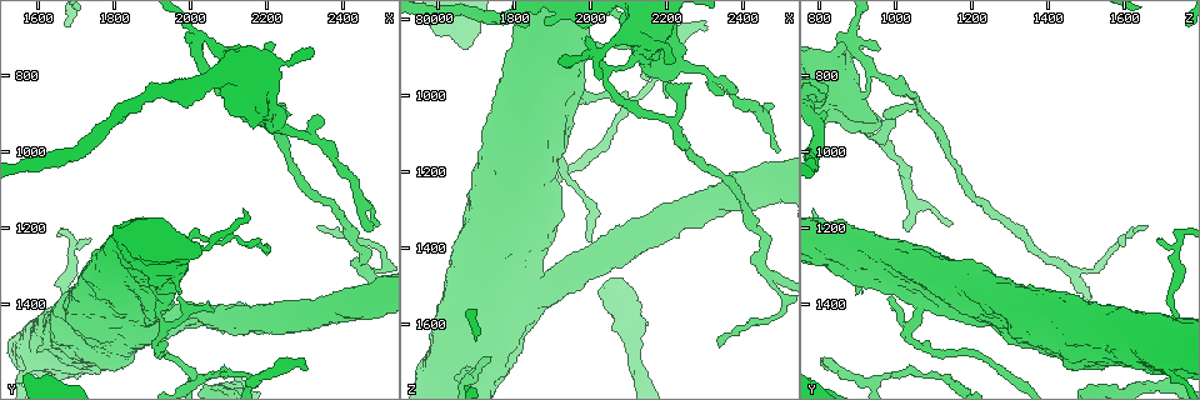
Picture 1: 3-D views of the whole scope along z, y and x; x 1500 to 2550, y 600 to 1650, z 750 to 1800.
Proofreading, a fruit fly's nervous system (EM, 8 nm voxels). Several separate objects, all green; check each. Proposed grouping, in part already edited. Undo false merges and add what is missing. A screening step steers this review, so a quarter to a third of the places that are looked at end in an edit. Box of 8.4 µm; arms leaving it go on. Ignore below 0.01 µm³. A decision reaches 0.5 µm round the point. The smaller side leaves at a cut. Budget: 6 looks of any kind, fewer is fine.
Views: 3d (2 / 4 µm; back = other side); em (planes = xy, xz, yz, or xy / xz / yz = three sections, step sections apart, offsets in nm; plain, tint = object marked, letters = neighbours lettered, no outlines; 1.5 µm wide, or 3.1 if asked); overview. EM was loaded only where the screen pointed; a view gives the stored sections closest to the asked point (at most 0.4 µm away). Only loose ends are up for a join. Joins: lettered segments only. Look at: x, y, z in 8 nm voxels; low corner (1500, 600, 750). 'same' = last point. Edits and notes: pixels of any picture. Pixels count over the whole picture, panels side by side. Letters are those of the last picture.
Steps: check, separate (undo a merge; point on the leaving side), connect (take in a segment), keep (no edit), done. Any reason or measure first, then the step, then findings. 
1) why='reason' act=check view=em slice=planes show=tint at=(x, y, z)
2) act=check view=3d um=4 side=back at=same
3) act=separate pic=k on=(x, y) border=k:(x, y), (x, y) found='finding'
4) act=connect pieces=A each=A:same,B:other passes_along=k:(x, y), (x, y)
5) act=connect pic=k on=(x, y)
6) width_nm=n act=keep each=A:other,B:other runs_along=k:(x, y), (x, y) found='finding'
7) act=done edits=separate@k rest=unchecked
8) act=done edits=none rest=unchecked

why='an open end' act=check view=3d um=2 at=(2060, 1420, 1010)

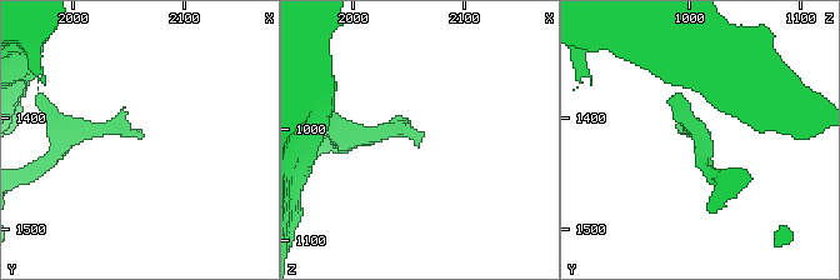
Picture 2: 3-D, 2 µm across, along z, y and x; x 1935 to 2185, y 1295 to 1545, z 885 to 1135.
why='shape alone is not enough' act=check view=em slice=xy step=4 show=tint at=(2062, 1420, 1012)

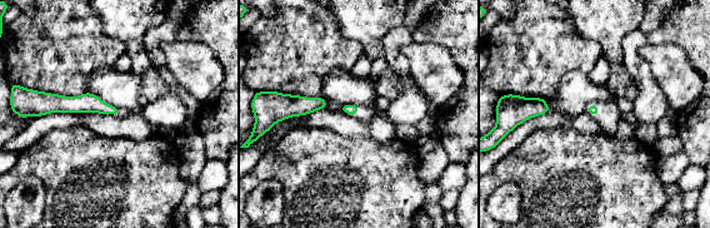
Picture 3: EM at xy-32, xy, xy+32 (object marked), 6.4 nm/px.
why='cut it another way' act=check view=em slice=planes show=letters at=same

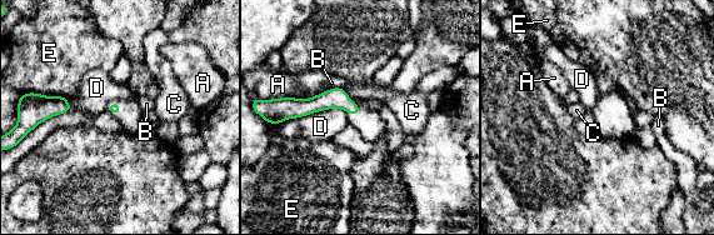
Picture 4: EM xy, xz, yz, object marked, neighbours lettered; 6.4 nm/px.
longest_contact=D:460nm act=keep each=A:other,B:other,C:other,D:other,E:other border=4:(343, 89), (349, 95) found='none of them fits'

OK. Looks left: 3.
why='a fork' act=check view=3d um=4 side=back at=(2315, 960, 965)

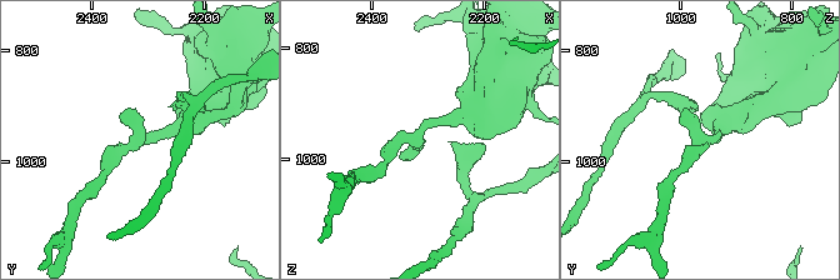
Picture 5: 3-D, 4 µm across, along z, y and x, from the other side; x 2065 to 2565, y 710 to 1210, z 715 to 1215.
why='now the EM' act=check view=em slice=yz step=8 show=tint at=(2325, 965, 960)

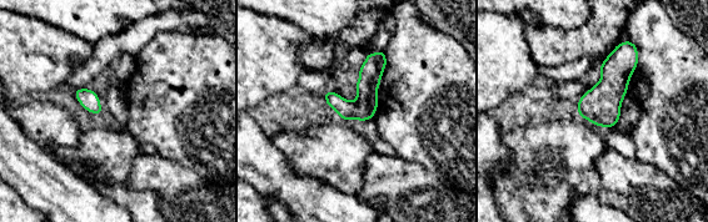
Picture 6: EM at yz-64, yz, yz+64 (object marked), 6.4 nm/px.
act=check view=em slice=planes show=letters at=same

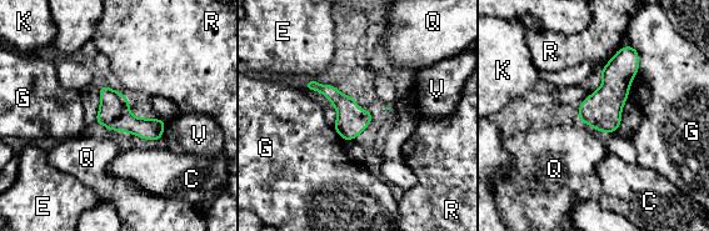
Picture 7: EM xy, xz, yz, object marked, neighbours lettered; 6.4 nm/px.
act=keep each=C:other,E:other,G:other,K:other,Q:other,R:other,V:other border=7:(630, 44), (638, 73), (627, 98) found='continuous, no second neuron'

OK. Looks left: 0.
act=done edits=none rest=unchecked

